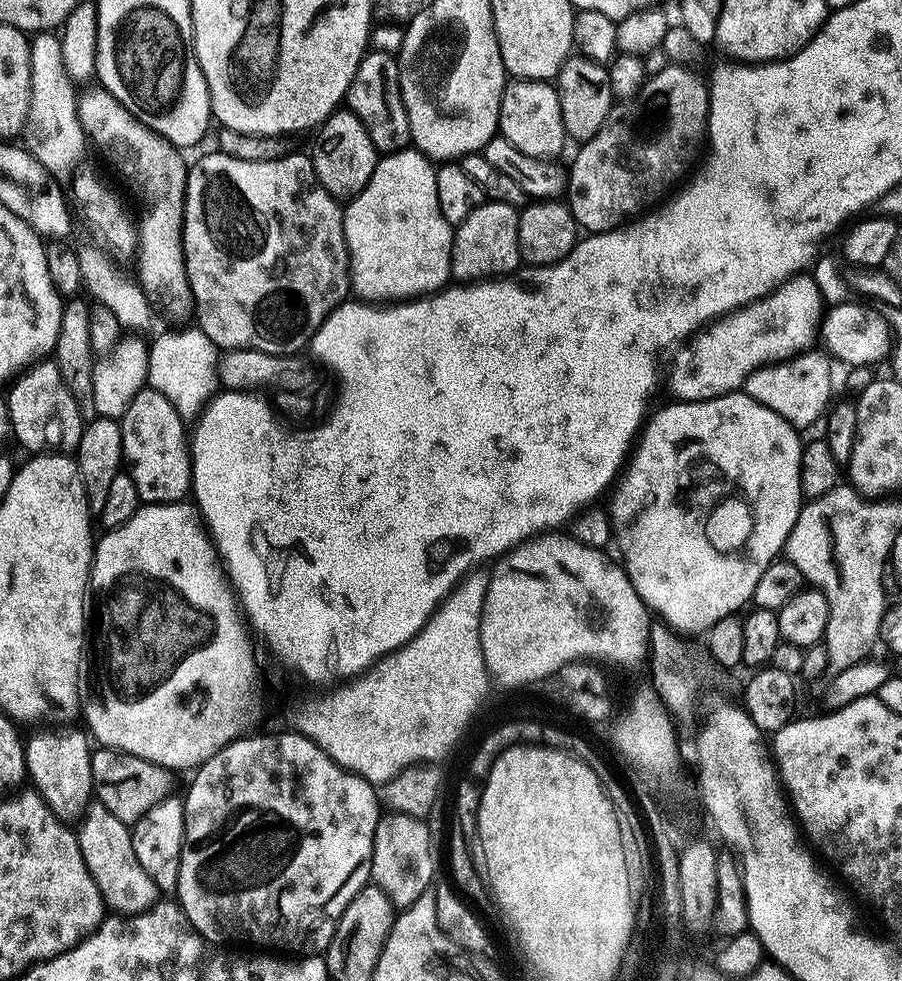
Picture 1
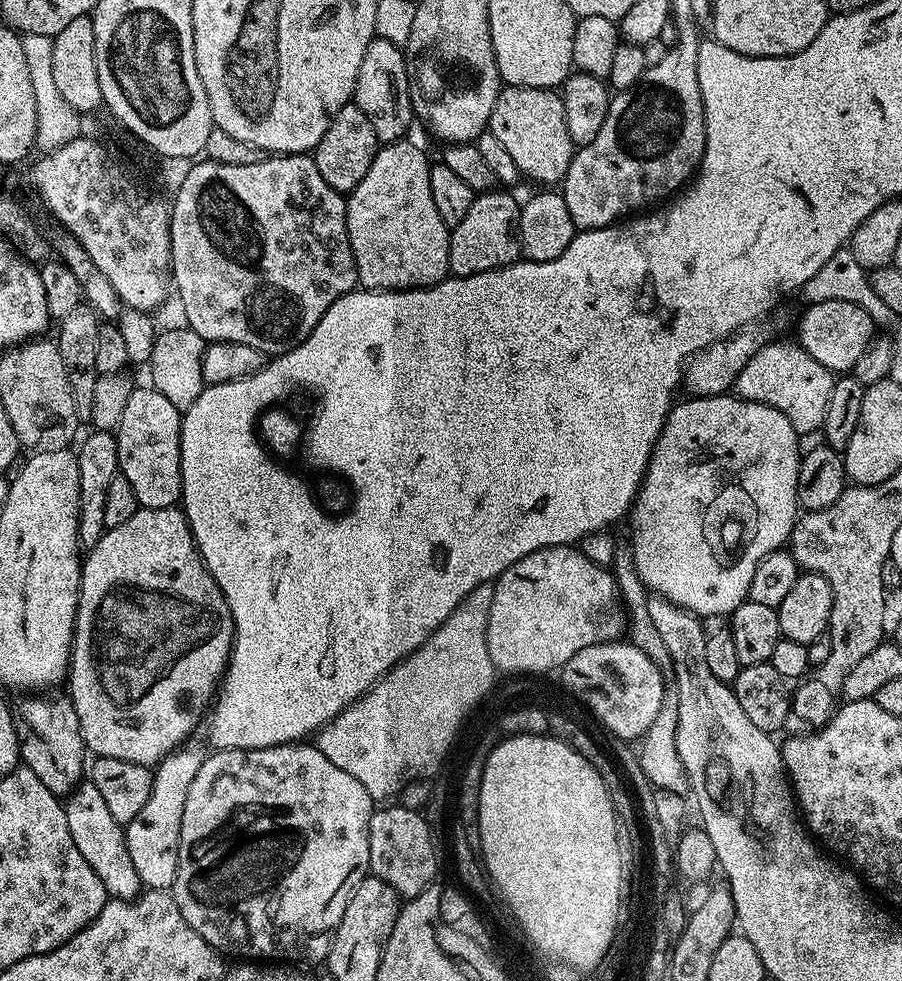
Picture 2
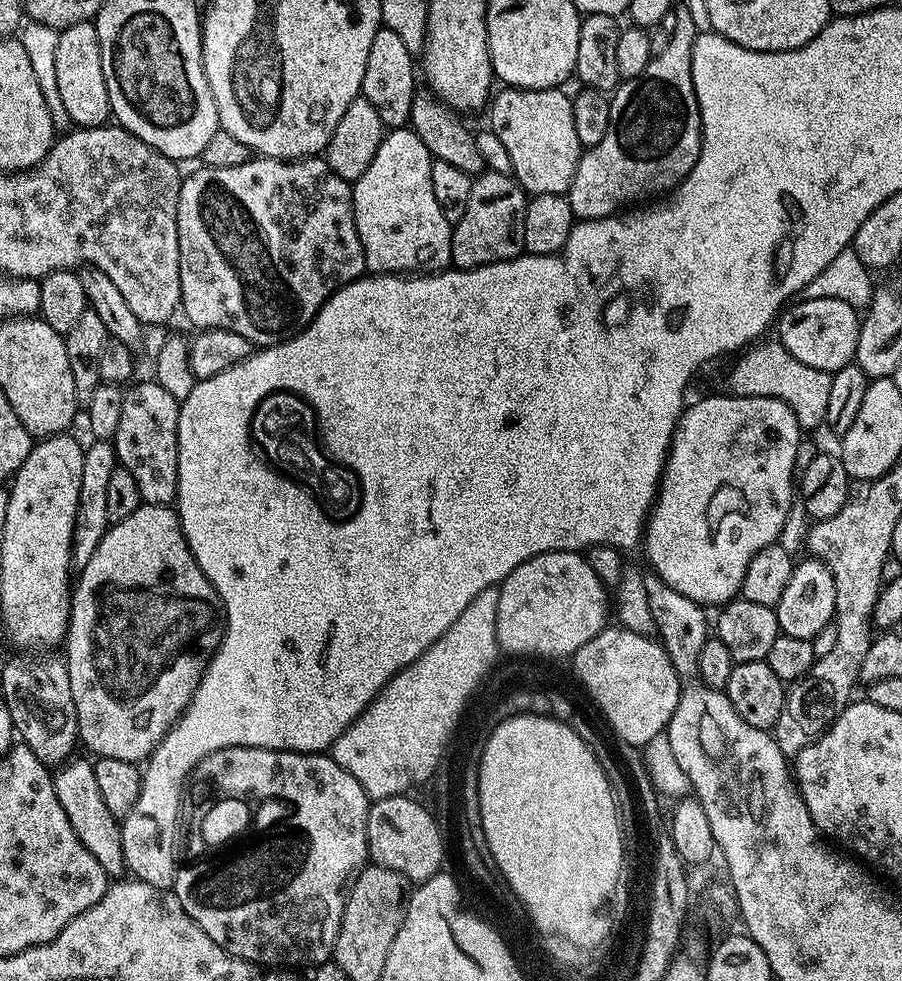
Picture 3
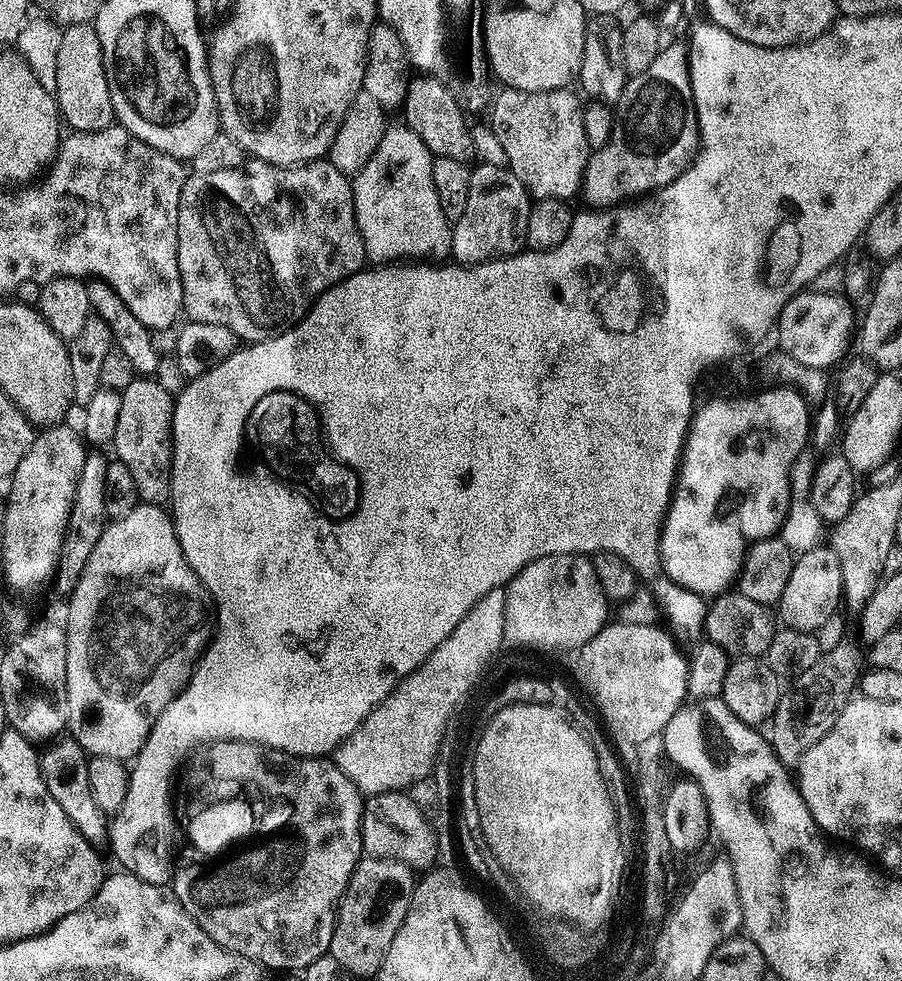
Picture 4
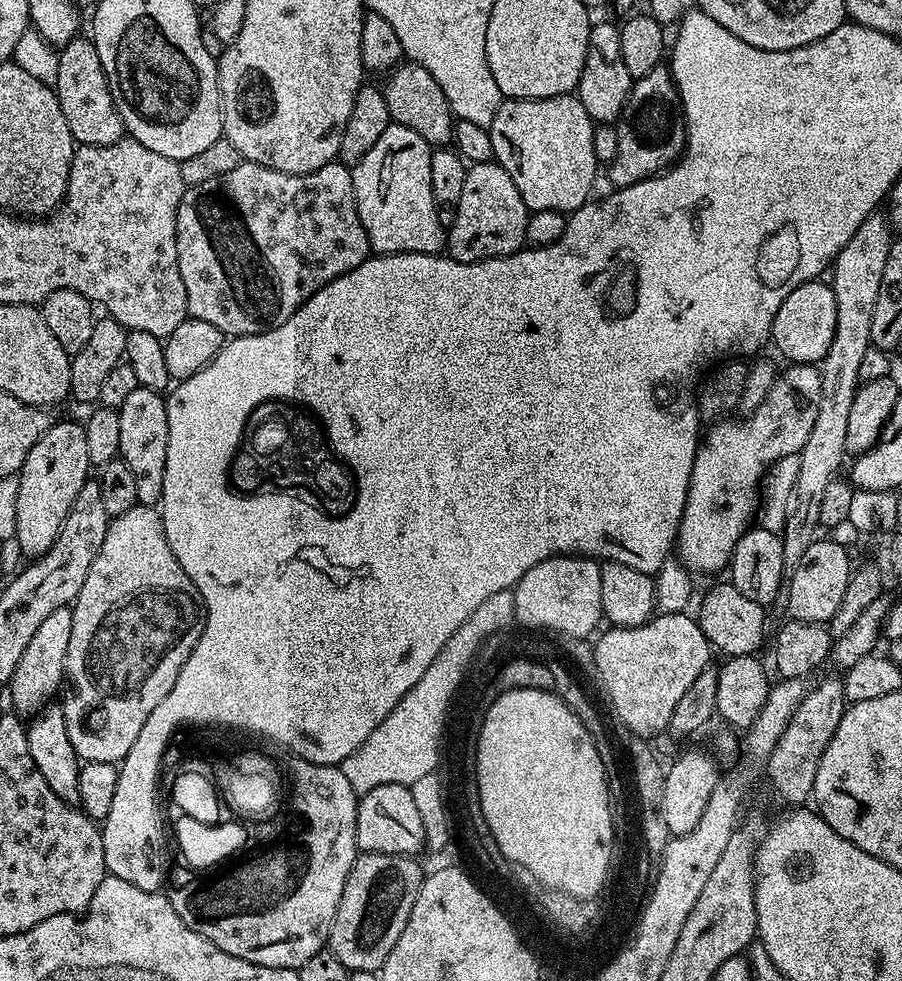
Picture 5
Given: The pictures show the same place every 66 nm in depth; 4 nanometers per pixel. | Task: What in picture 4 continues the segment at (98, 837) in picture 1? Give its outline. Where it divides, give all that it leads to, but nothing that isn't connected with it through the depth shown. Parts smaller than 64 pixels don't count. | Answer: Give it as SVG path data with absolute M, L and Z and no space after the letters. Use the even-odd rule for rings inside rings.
M68 734L53 739L47 747L49 748L40 752L40 769L42 778L46 782L46 790L50 790L54 802L58 802L58 806L62 806L62 810L66 810L66 818L70 818L70 822L74 822L76 829L91 844L103 845L108 835L110 820L94 802L94 796L90 794L89 757L86 755L84 747Z

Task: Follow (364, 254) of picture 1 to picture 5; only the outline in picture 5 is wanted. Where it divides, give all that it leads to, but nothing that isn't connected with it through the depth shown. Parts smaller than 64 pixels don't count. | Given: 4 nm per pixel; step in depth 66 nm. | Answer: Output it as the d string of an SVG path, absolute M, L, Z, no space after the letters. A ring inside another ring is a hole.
M389 124L386 130L382 130L382 138L378 138L378 142L374 142L374 146L370 146L370 150L366 155L358 161L351 169L352 181L354 182L354 190L356 191L356 205L358 206L358 218L362 222L362 226L368 235L368 243L371 251L376 254L387 254L390 252L417 252L418 254L430 254L431 256L443 253L446 248L446 226L438 218L438 209L436 208L436 199L434 198L434 190L430 186L430 158L433 149L422 138L422 134L414 134L414 130L410 130L401 124Z

